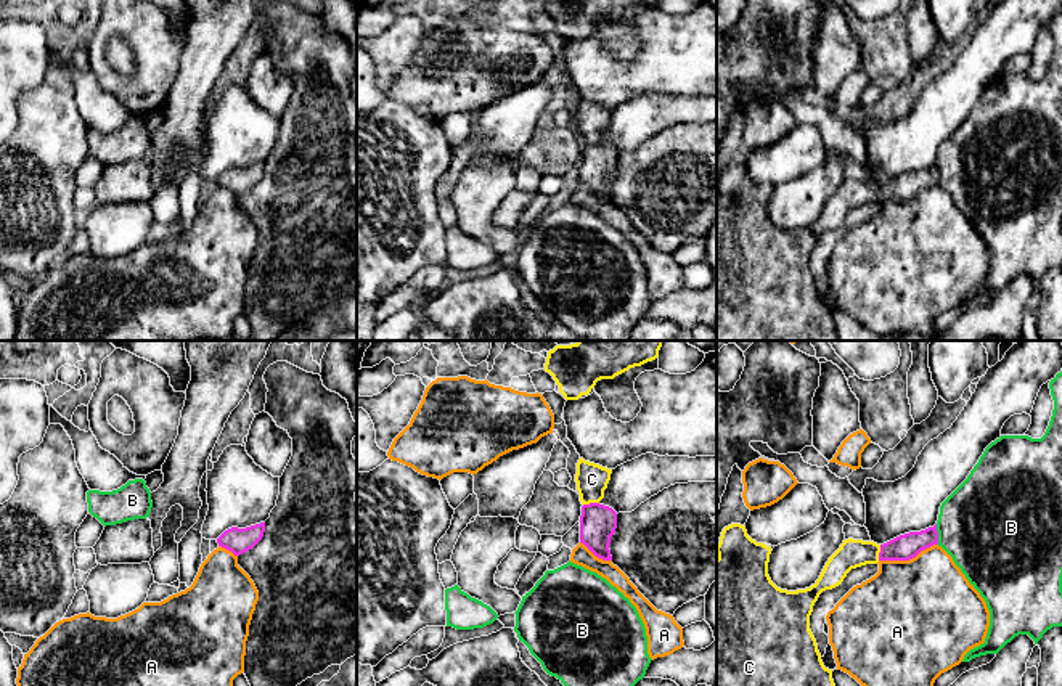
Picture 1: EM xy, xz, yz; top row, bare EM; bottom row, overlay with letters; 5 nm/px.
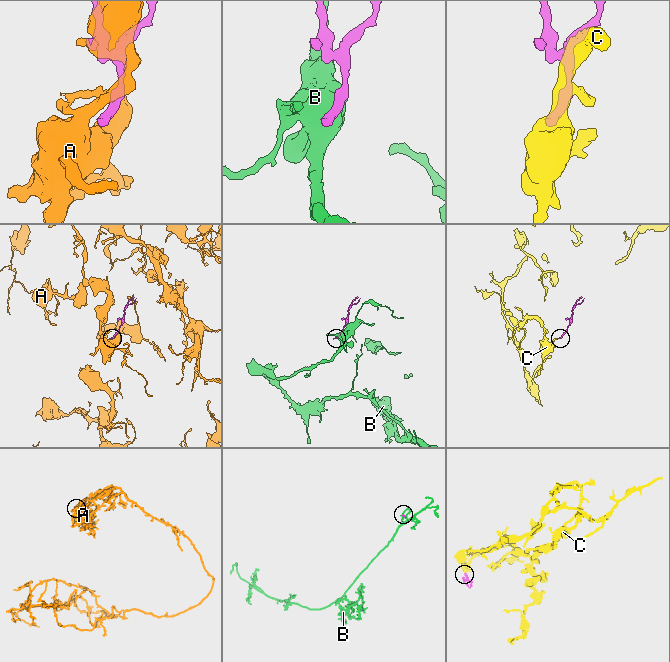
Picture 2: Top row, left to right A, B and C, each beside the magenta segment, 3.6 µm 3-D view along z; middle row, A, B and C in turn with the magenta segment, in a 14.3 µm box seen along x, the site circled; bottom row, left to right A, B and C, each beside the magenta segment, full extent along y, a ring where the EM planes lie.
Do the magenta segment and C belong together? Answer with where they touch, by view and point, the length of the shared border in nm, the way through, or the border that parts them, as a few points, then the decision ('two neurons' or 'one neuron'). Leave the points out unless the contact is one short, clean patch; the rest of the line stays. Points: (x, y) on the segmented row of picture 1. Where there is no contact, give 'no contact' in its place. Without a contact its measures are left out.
contact xz (590, 503); length 80 nm; way xz (598, 522), (590, 503), (592, 479); one neuron

